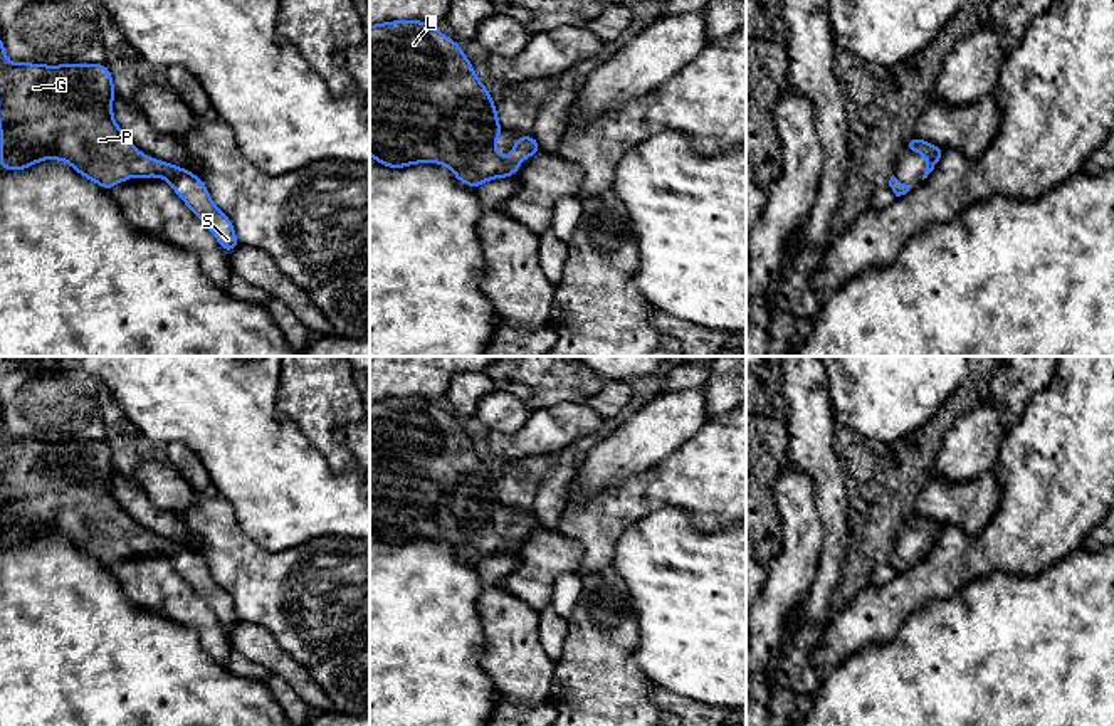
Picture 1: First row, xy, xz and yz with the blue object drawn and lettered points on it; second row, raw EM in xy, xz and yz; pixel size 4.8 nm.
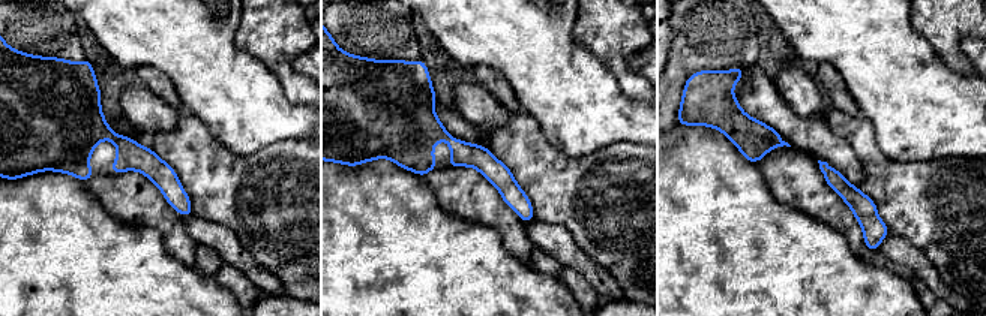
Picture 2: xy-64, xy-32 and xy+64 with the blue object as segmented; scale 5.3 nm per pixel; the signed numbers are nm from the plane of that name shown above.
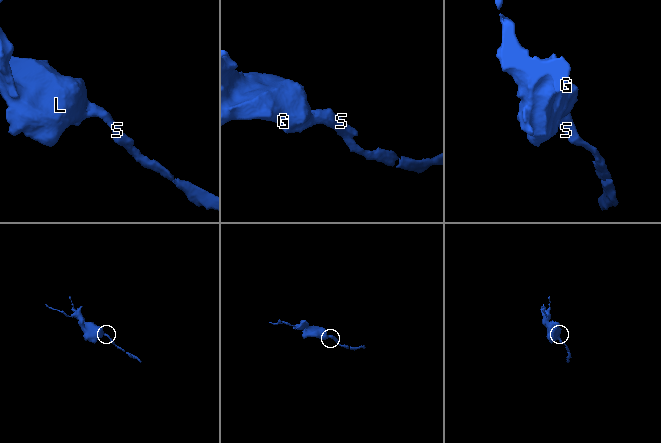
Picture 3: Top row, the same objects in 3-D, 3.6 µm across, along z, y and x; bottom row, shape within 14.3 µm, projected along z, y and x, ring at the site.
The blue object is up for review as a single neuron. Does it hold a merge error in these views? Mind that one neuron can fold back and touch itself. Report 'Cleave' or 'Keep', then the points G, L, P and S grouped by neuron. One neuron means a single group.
Keep. Groups: G L P S

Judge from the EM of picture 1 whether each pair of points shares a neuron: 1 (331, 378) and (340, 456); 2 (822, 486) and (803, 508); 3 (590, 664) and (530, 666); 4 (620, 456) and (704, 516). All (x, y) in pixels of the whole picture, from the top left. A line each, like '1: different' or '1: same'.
1: same
2: different
3: different
4: different

